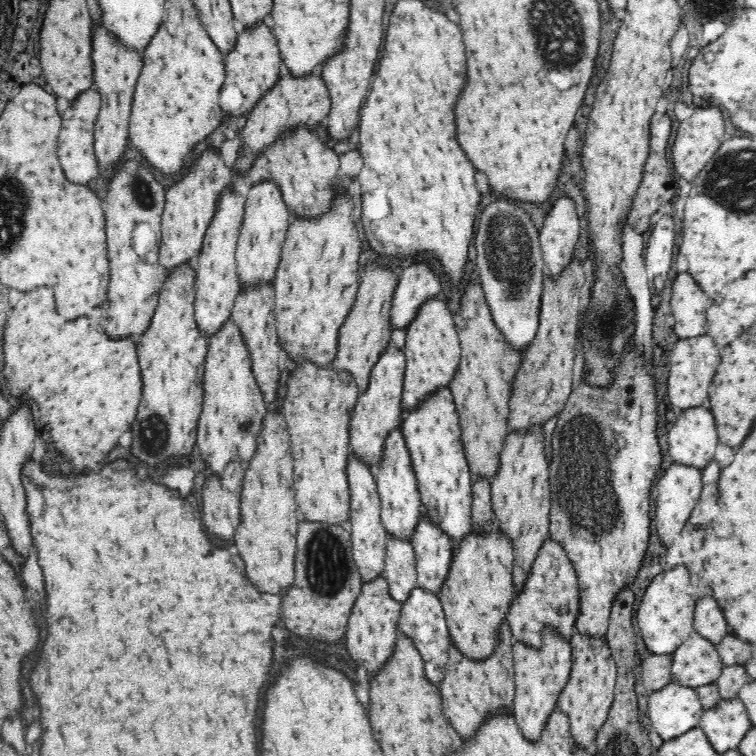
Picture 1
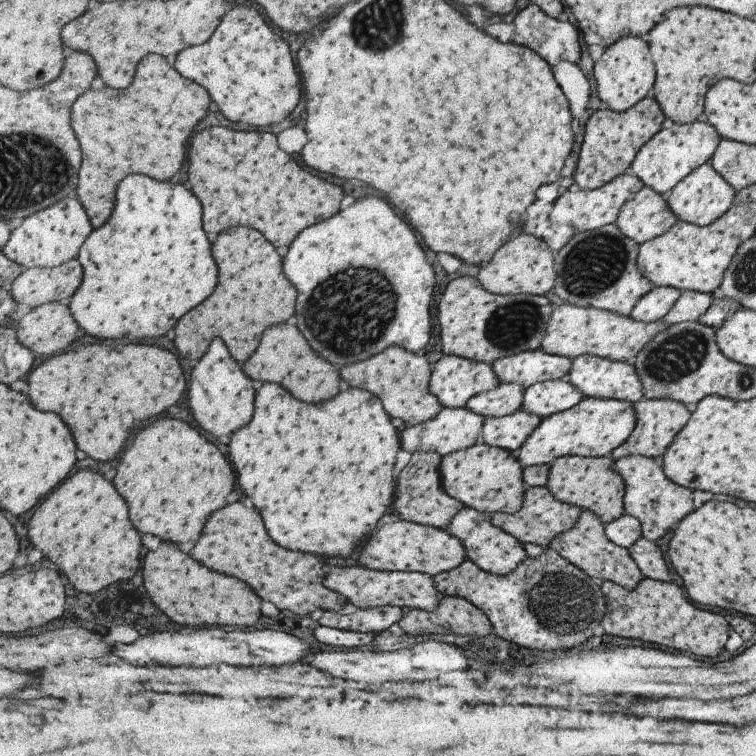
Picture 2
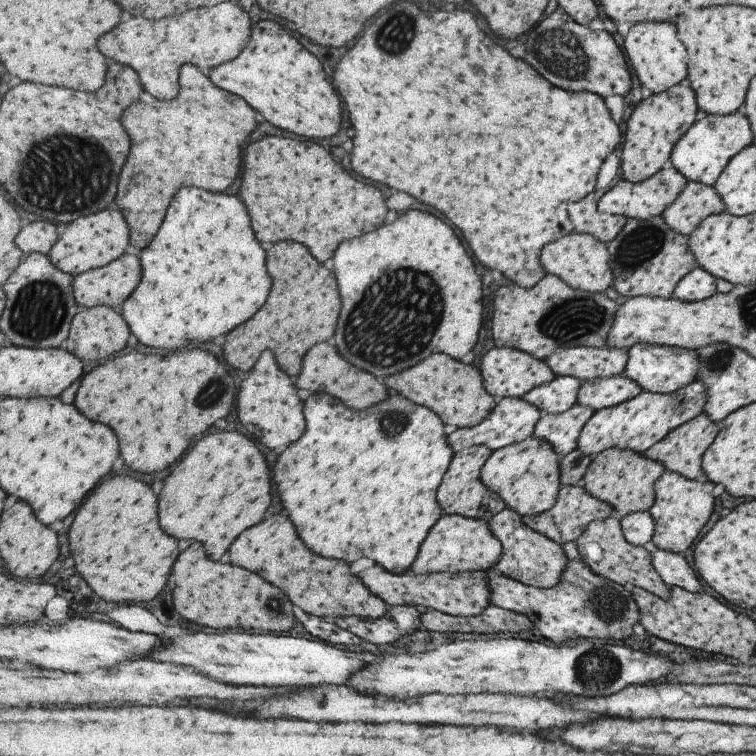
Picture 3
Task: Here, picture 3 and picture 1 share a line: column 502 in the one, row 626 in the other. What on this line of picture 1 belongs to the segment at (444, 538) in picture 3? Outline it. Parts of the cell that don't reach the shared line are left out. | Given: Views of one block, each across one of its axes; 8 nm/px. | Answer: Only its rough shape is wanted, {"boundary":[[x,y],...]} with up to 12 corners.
{"boundary":[[541,628],[512,644],[512,709],[537,738],[571,673],[572,645]]}

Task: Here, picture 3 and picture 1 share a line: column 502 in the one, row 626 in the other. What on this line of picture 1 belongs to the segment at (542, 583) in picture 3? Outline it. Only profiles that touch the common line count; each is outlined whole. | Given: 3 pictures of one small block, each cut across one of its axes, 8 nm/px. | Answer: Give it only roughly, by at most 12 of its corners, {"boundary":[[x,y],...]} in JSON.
{"boundary":[[542,541],[506,619],[539,647],[541,628],[570,641],[579,610],[566,547]]}

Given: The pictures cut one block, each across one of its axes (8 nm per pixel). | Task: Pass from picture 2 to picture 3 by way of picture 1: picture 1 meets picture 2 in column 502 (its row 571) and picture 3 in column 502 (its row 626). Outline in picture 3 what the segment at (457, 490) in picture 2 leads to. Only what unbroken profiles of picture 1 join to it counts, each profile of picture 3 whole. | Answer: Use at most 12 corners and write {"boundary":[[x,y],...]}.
{"boundary":[[533,436],[494,451],[482,481],[519,514],[557,504],[562,459]]}

